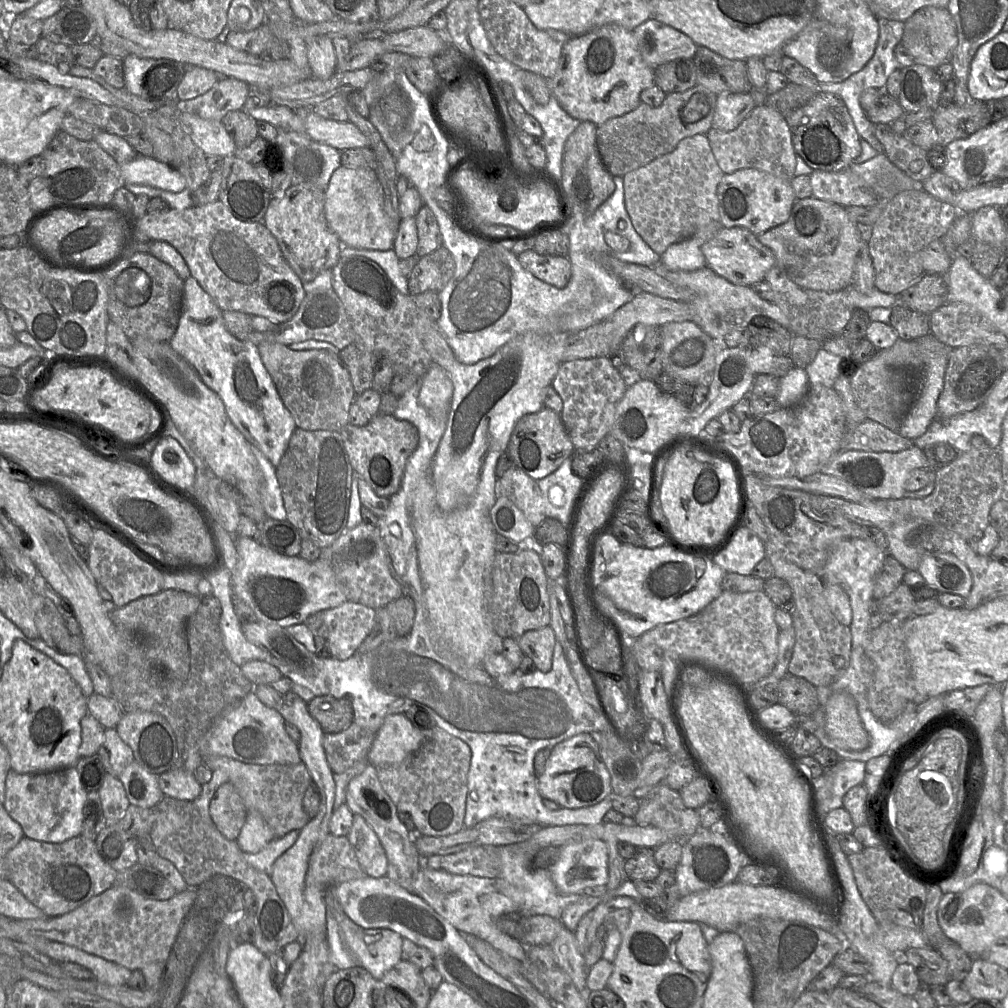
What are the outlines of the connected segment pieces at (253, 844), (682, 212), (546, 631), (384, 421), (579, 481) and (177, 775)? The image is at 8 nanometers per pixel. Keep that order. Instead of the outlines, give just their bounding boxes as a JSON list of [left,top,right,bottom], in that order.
[[236,810,274,853],[623,135,725,255],[516,625,556,673],[341,413,419,497],[537,458,589,526],[158,767,202,801]]

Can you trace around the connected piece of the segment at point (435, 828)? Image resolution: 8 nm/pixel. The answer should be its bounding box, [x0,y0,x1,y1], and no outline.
[377,725,471,836]

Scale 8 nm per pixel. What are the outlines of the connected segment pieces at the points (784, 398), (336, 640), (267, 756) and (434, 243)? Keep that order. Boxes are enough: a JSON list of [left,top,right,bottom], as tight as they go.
[[775,367,809,407],[317,600,378,660],[205,691,302,765],[415,205,442,257]]

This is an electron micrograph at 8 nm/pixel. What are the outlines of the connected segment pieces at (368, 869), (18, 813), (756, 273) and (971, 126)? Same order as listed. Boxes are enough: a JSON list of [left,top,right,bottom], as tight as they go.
[[348,815,387,878],[3,767,87,844],[701,228,776,286],[932,101,997,148]]

